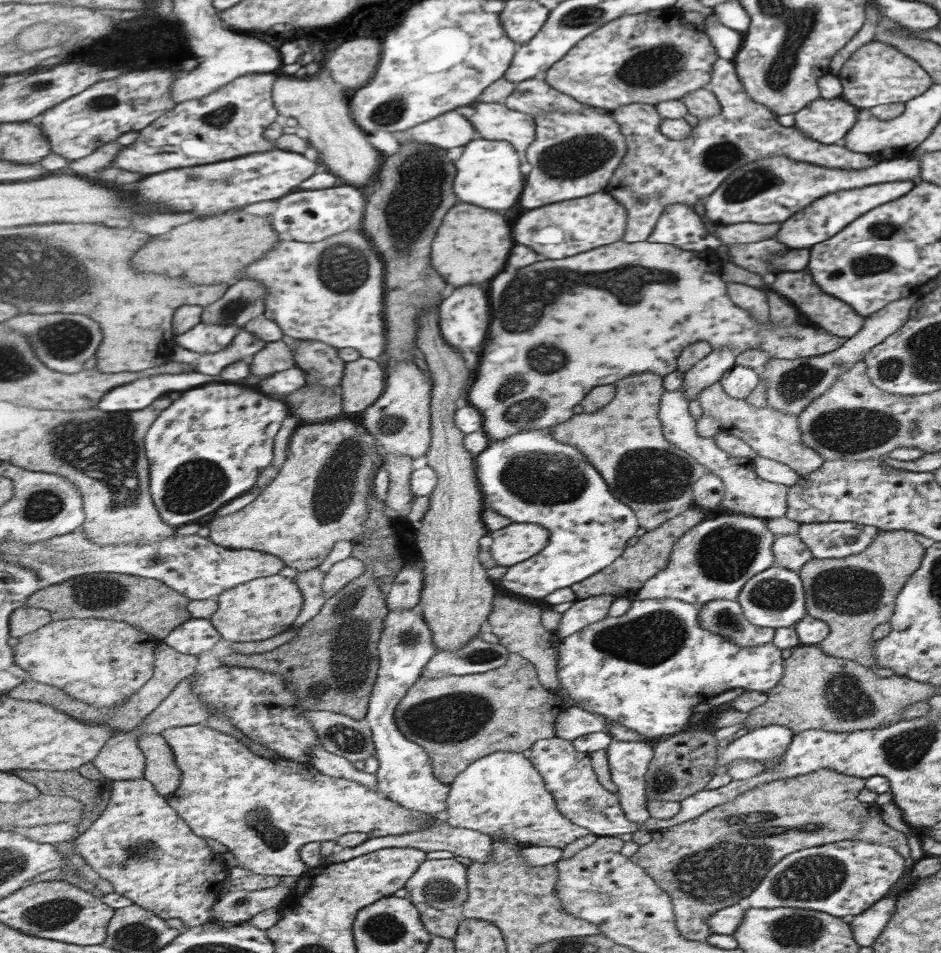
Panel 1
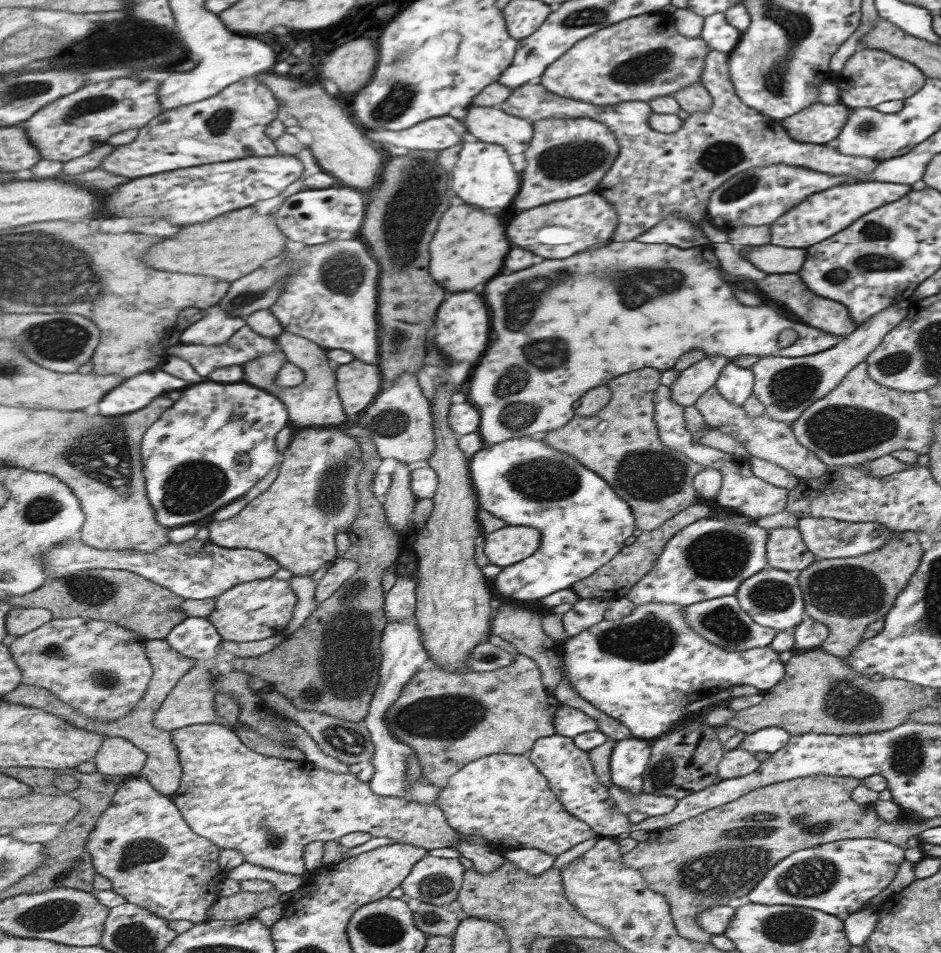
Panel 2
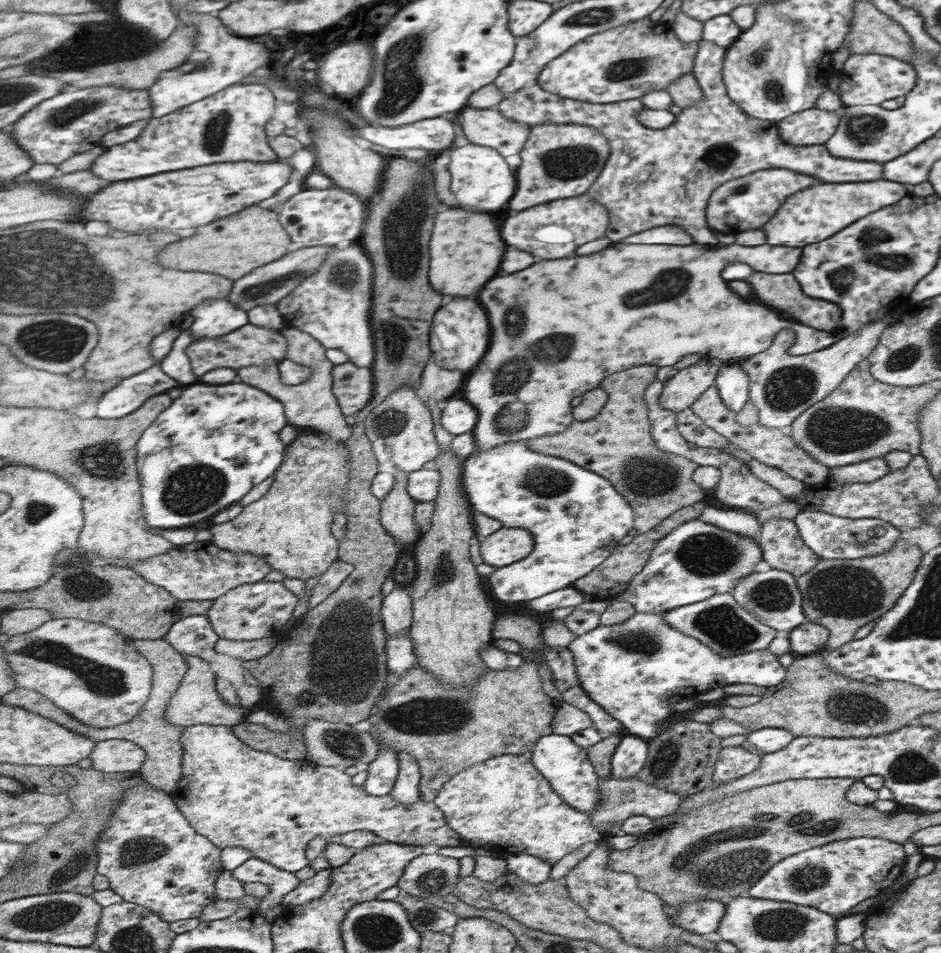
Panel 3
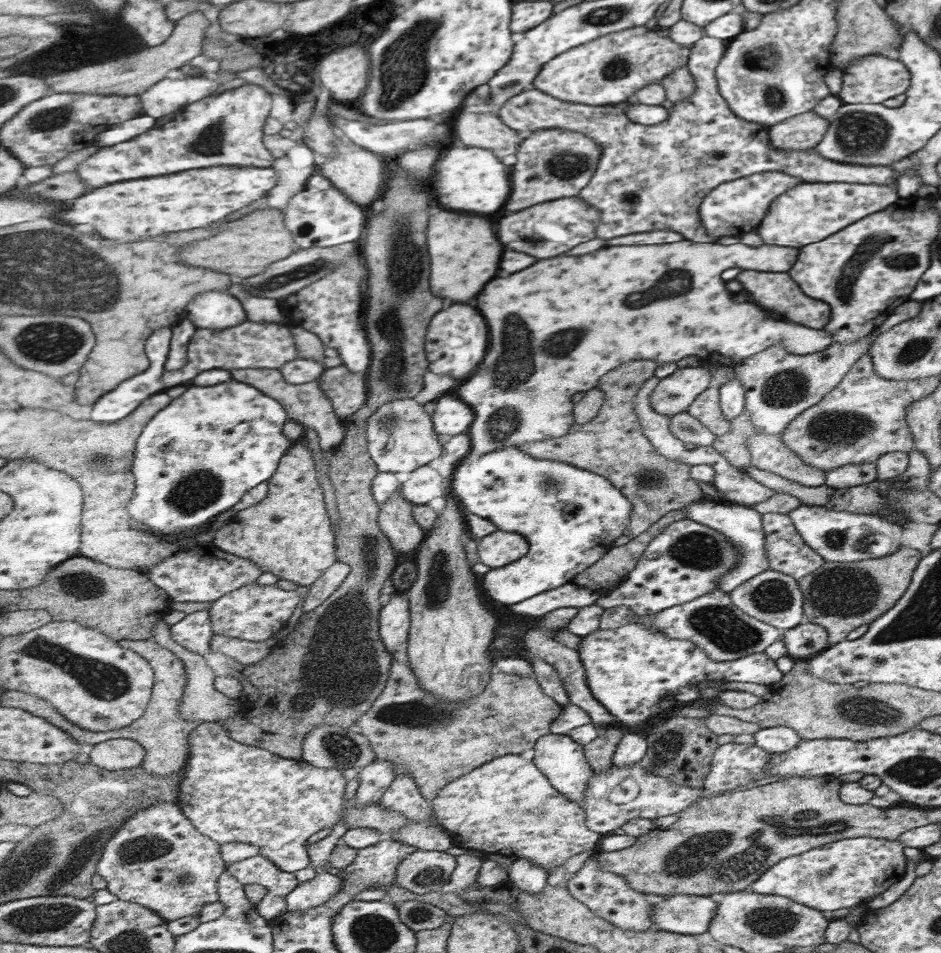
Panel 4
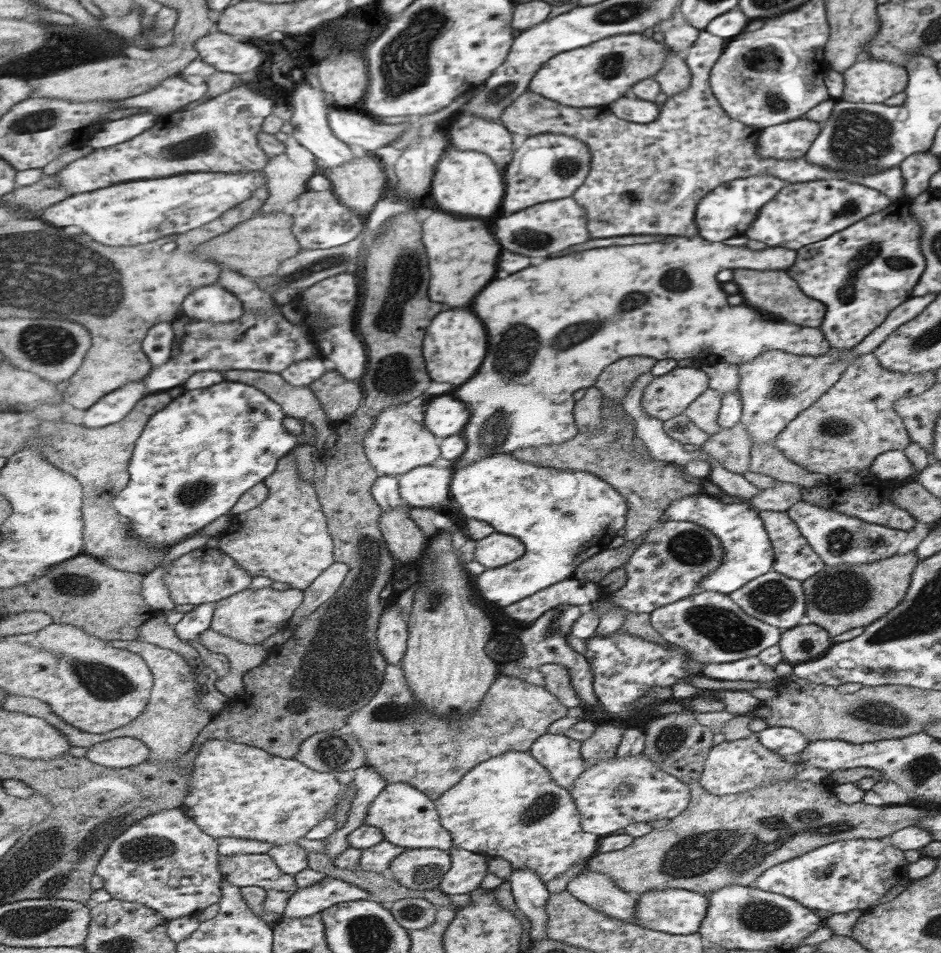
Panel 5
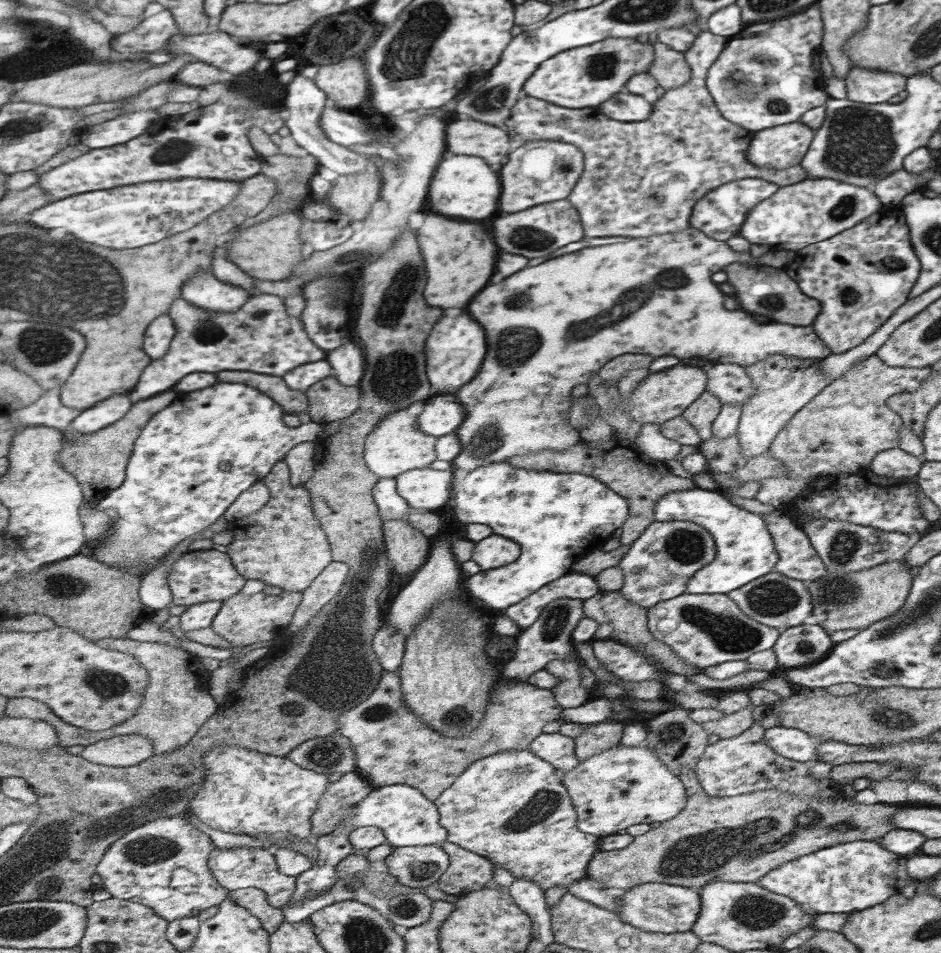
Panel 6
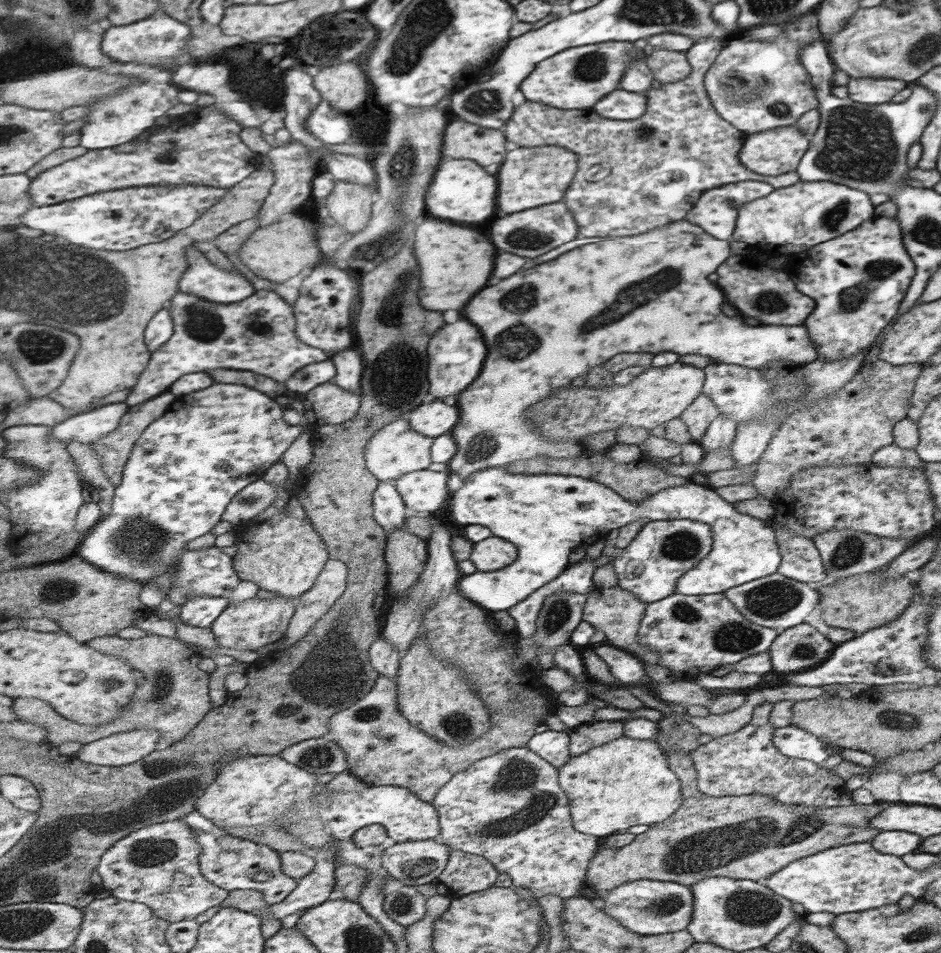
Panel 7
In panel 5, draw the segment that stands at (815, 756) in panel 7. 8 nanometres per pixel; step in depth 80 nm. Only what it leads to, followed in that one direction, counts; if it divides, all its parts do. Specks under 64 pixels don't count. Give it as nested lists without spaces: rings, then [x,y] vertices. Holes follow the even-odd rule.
[[[771,726],[756,733],[766,748],[786,759],[792,759],[803,753],[809,741],[793,727]]]

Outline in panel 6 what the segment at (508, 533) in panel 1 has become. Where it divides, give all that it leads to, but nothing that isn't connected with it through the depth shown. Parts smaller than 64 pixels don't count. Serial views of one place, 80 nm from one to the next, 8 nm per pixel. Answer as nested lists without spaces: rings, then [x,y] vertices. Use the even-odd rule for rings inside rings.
[[[489,536],[476,543],[472,560],[483,571],[496,570],[511,565],[522,555],[522,546],[505,536]]]

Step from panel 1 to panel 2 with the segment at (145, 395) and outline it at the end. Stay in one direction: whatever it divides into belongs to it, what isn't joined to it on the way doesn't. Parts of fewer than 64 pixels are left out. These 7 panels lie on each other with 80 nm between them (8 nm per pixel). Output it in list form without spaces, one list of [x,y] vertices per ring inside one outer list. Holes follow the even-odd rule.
[[[143,372],[119,388],[111,390],[105,400],[101,400],[101,414],[103,416],[119,416],[143,410],[149,406],[157,396],[163,396],[171,390],[181,390],[189,386],[187,380],[171,376],[167,372]]]

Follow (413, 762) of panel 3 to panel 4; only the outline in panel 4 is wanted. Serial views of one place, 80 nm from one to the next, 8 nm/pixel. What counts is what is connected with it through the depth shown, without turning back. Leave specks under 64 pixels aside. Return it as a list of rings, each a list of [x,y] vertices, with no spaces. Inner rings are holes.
[[[411,773],[400,774],[387,789],[384,797],[379,801],[385,810],[397,811],[407,819],[407,824],[403,829],[397,830],[397,833],[389,840],[401,842],[409,846],[415,846],[418,850],[425,851],[447,851],[454,848],[455,842],[452,834],[445,828],[442,828],[436,820],[436,813],[433,810],[431,802],[424,797],[416,778]]]

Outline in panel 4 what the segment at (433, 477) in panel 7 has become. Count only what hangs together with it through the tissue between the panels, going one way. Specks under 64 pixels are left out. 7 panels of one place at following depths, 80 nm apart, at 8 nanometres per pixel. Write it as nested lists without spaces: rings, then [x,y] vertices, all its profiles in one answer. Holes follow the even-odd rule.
[[[427,465],[415,470],[401,486],[406,499],[416,506],[429,504],[439,496],[445,498],[445,478],[441,476],[442,473]]]

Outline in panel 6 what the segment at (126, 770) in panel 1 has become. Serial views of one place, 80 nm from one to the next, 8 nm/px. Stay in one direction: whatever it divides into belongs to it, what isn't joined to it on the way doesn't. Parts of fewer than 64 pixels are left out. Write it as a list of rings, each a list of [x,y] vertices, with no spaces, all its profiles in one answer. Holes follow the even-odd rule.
[[[144,734],[121,735],[84,747],[81,756],[95,764],[137,766],[154,756],[153,741]]]

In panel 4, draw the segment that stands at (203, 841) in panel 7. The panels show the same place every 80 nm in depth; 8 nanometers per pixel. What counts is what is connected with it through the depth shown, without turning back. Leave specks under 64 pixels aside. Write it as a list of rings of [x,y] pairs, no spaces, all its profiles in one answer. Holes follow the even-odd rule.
[[[261,854],[237,861],[226,867],[226,871],[245,886],[260,884],[268,888],[268,898],[259,908],[271,920],[288,911],[288,894],[299,885],[295,874],[281,871],[272,859]]]

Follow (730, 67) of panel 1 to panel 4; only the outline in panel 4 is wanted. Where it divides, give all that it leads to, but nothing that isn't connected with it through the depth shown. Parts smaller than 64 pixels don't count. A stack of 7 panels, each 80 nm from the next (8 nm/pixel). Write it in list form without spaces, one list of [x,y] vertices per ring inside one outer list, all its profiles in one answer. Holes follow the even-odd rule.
[[[703,33],[699,41],[691,45],[690,53],[688,56],[687,67],[690,74],[695,79],[696,88],[692,92],[692,95],[685,100],[680,100],[675,102],[673,107],[668,110],[668,117],[663,121],[659,122],[657,125],[642,126],[640,123],[633,122],[632,119],[628,117],[626,113],[627,103],[633,103],[634,100],[629,100],[623,104],[619,105],[605,105],[605,106],[591,106],[584,104],[577,104],[576,102],[569,102],[561,100],[560,98],[555,98],[553,95],[547,94],[542,90],[533,88],[528,91],[524,91],[518,94],[516,97],[509,98],[507,102],[498,110],[497,114],[503,119],[503,122],[517,130],[523,132],[523,130],[529,130],[530,132],[537,130],[573,130],[577,132],[582,132],[587,134],[588,137],[594,138],[599,146],[602,146],[602,157],[600,160],[600,165],[598,166],[597,172],[593,175],[592,181],[580,192],[579,197],[584,201],[587,201],[595,209],[601,211],[601,222],[598,224],[597,237],[605,240],[609,238],[617,238],[617,236],[627,236],[627,234],[635,234],[635,232],[649,232],[650,230],[662,230],[669,231],[679,234],[685,240],[691,240],[691,242],[717,242],[712,236],[707,236],[708,231],[705,230],[704,223],[700,221],[699,208],[700,202],[705,196],[717,185],[728,183],[729,181],[748,177],[750,174],[764,173],[765,171],[777,171],[783,174],[788,174],[789,176],[801,179],[802,182],[844,182],[844,183],[857,183],[864,185],[895,185],[897,180],[895,171],[891,170],[888,166],[863,166],[856,164],[845,164],[842,162],[835,162],[826,158],[823,158],[815,149],[807,149],[793,152],[785,152],[776,149],[769,140],[769,127],[756,122],[747,122],[742,118],[739,118],[733,111],[729,108],[729,105],[725,102],[724,97],[720,94],[719,87],[717,86],[716,79],[716,66],[720,64],[720,58],[725,50],[725,42],[717,38],[713,38],[711,35],[705,35]]]

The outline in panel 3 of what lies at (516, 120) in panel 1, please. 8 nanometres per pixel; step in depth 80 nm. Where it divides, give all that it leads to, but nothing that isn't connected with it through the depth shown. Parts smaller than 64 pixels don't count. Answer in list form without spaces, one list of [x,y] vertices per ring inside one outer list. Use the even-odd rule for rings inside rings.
[[[467,107],[461,114],[461,128],[467,140],[496,148],[503,156],[520,155],[532,134],[529,126],[507,118],[499,109]]]

